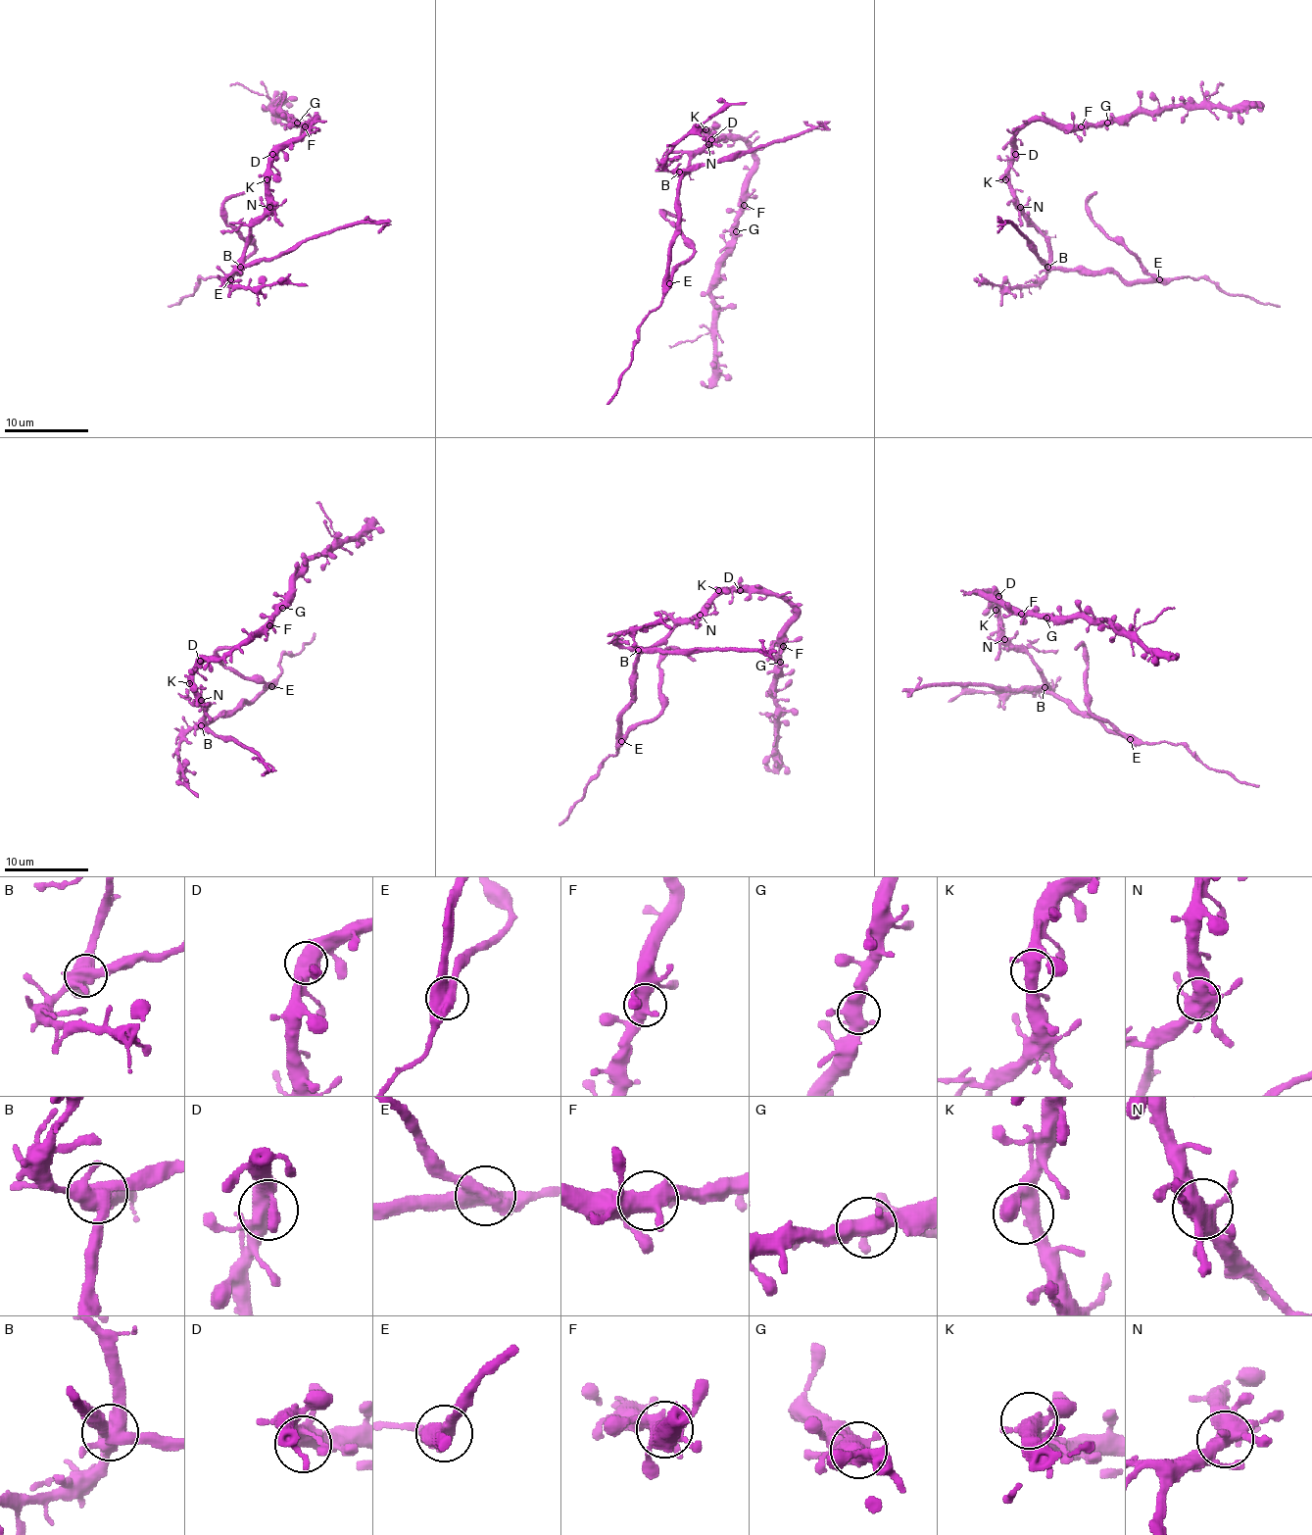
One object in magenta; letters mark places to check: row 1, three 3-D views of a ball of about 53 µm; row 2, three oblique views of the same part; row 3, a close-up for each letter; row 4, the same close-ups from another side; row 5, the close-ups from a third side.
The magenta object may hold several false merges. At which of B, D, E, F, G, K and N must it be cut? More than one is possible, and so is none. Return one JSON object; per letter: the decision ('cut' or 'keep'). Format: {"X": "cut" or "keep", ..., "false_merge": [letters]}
{"B": "cut", "D": "keep", "E": "cut", "F": "keep", "G": "keep", "K": "keep", "N": "keep", "false_merge": ["B", "E"]}

